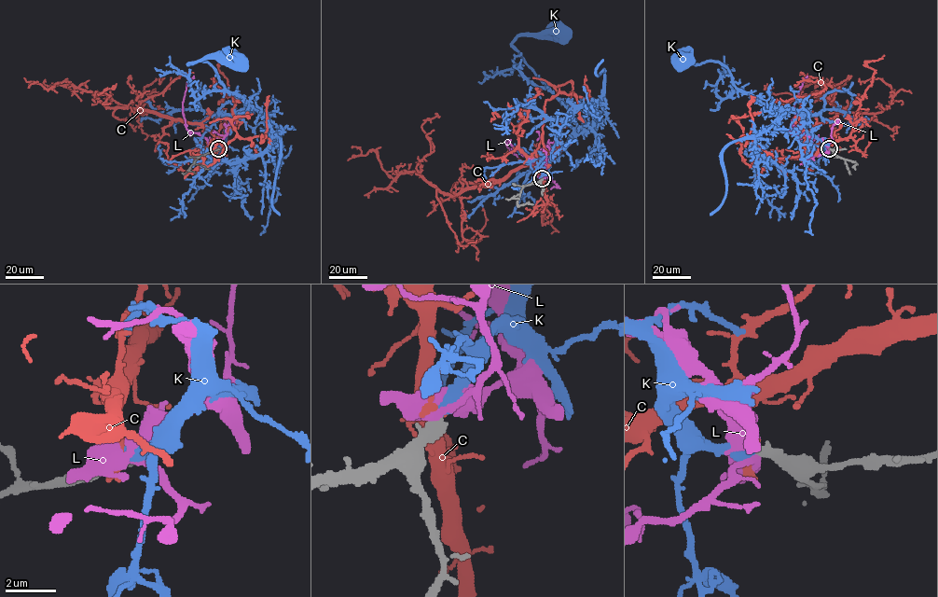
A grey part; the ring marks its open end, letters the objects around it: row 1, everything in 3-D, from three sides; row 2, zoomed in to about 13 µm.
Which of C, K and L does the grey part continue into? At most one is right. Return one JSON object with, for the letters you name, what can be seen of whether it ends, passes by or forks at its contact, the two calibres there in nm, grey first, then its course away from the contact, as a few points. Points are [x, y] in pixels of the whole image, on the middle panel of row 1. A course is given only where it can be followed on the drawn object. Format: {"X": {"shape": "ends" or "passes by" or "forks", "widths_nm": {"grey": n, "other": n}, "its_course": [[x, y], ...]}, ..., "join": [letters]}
{"K": {"shape": "ends", "widths_nm": {"grey": 440, "other": 500}, "its_course": [[542, 178], [549, 158], [567, 142], [576, 122], [572, 111], [539, 78], [512, 42], [527, 34], [562, 33]]}, "join": ["K"]}

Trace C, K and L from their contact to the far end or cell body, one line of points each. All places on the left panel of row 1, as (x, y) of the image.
C: (218, 148), (199, 124), (108, 108), (67, 81), (28, 88)
K: (218, 148), (230, 121), (253, 107), (230, 93), (207, 62), (188, 63), (203, 59), (239, 63)
L: (218, 148), (225, 143), (222, 138), (207, 140), (188, 131), (186, 127), (183, 102), (186, 82), (194, 78)

